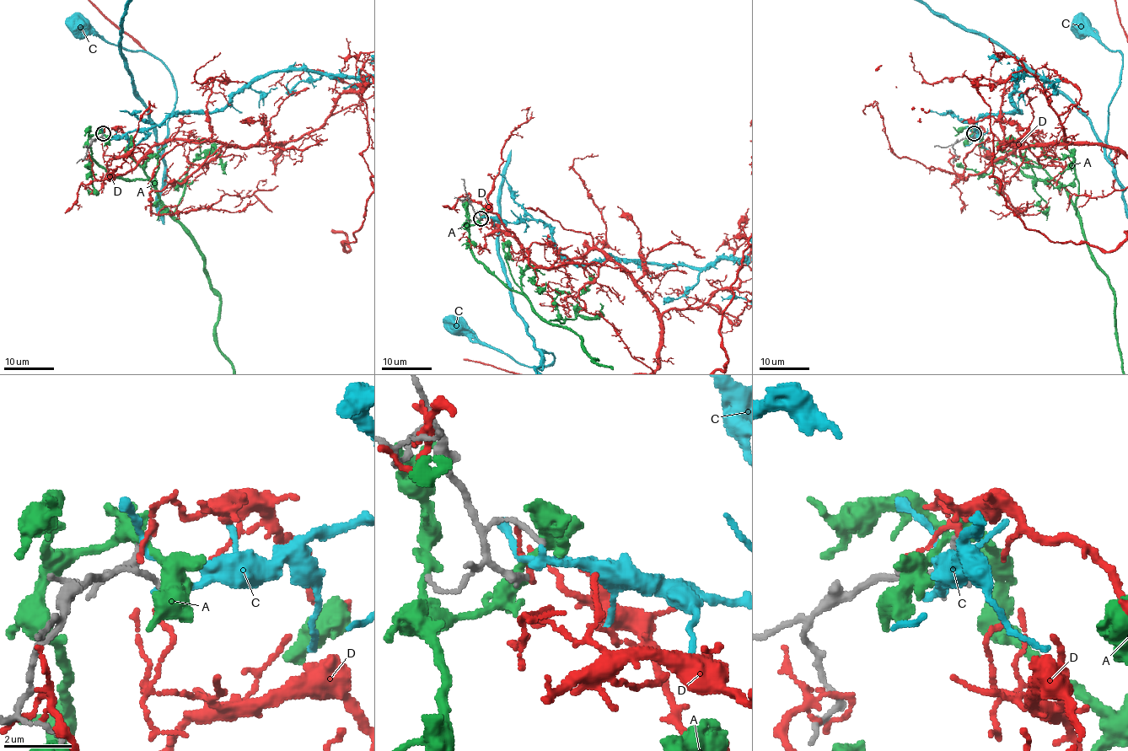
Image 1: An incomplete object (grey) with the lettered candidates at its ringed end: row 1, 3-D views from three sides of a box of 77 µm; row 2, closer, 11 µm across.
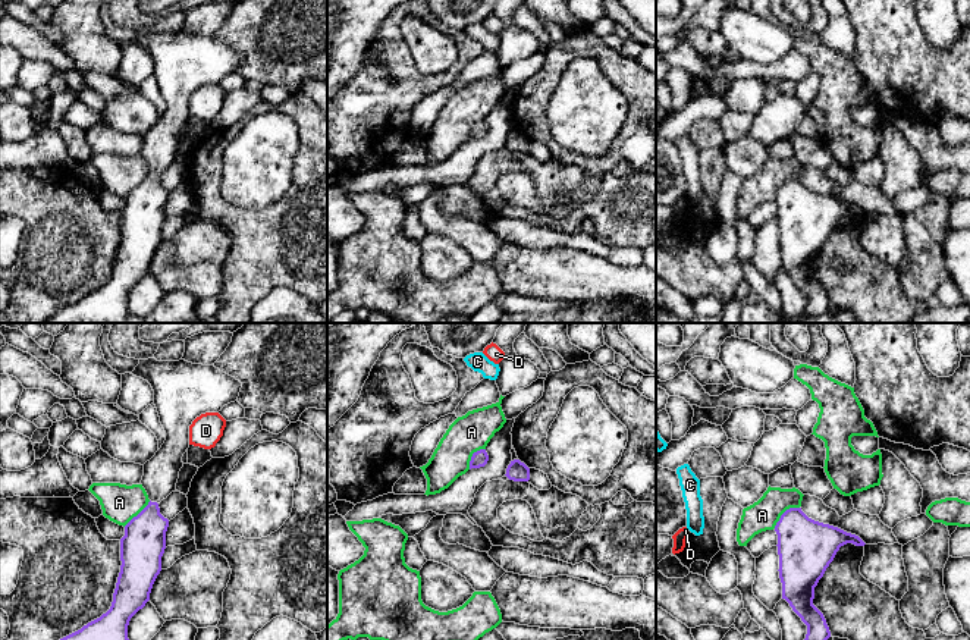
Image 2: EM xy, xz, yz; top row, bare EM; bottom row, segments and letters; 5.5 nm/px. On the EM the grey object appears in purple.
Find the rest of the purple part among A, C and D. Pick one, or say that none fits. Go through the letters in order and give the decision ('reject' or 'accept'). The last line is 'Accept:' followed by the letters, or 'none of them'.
A: reject
C: reject
D: reject
Accept: none of them

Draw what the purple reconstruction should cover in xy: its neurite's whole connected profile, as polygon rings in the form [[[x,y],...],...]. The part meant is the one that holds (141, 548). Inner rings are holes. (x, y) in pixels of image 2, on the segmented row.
[[[154,357],[139,360],[132,374],[151,385],[154,405],[166,432],[166,440],[161,448],[144,464],[141,484],[150,502],[125,526],[125,536],[120,539],[122,565],[110,609],[100,618],[60,640],[129,640],[129,621],[150,600],[153,584],[161,571],[169,520],[160,514],[158,503],[172,492],[176,492],[179,471],[183,467],[182,457],[189,448],[189,426],[201,414],[219,412],[225,405],[238,401],[242,388],[239,380],[214,366],[192,364],[185,360],[157,361]]]

